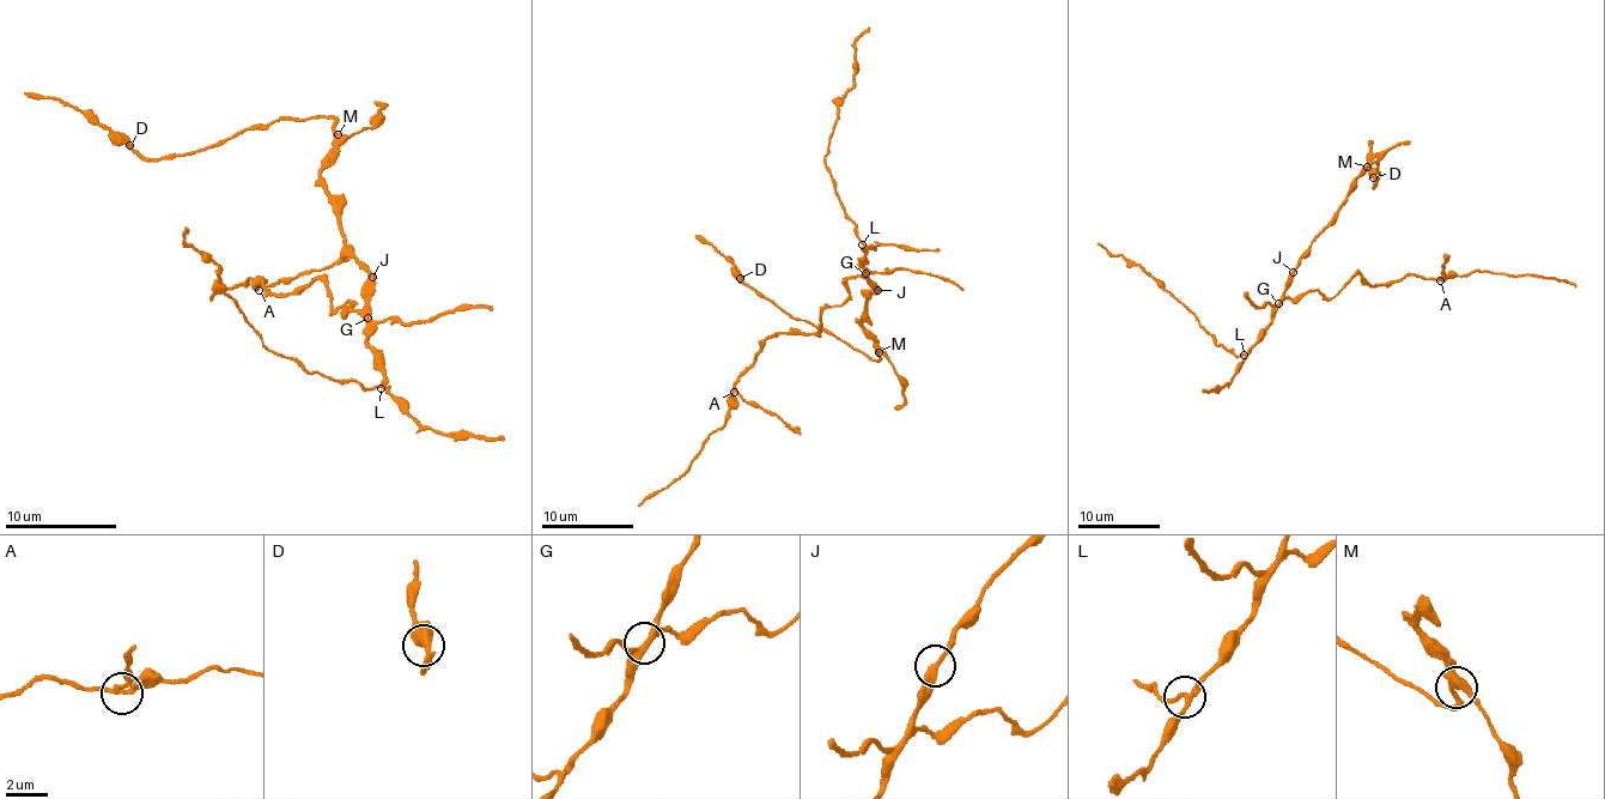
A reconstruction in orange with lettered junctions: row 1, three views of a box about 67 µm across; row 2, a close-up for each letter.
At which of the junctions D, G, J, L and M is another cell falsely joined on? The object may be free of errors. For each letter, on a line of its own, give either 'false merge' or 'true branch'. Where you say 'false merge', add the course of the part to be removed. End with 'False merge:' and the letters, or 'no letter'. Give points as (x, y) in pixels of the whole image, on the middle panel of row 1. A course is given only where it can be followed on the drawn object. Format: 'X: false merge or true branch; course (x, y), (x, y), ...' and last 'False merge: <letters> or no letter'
D: true branch
G: false merge; course (865, 273), (847, 280), (847, 296), (828, 306), (814, 334), (768, 337), (722, 427), (678, 479), (637, 504)
J: true branch
L: true branch
M: true branch
False merge: G

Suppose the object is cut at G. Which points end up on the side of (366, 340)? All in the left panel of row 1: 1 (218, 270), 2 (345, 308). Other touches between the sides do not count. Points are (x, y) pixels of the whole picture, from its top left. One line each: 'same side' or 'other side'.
1: same side
2: other side

